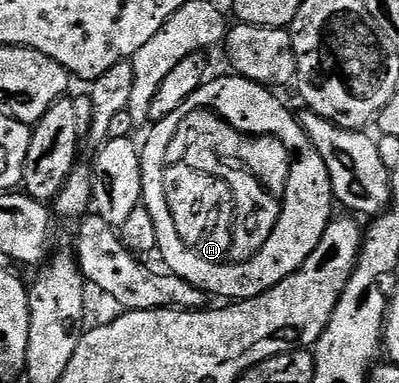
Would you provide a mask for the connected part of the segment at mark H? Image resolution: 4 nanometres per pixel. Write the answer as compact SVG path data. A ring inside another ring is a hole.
M228 75L229 77L217 77L206 80L204 85L198 87L195 95L179 107L179 111L171 111L167 119L156 122L148 130L149 138L141 150L141 174L143 175L143 187L141 199L143 209L149 212L149 221L153 224L153 233L157 236L157 249L165 260L164 268L177 277L187 279L195 287L204 289L206 294L221 299L244 299L246 297L258 297L265 293L275 283L287 279L296 269L305 262L307 255L315 251L319 239L323 239L323 231L335 213L335 202L331 191L331 179L327 175L327 167L323 159L319 159L319 151L310 143L309 136L301 129L301 122L296 116L285 110L285 105L276 97L272 88L260 85L254 81L248 81L246 77Z

